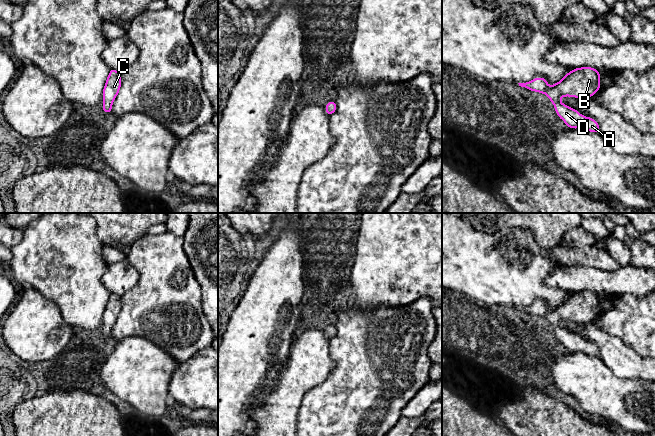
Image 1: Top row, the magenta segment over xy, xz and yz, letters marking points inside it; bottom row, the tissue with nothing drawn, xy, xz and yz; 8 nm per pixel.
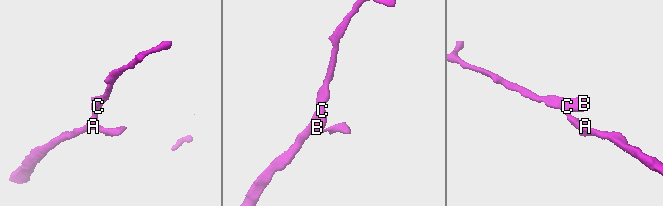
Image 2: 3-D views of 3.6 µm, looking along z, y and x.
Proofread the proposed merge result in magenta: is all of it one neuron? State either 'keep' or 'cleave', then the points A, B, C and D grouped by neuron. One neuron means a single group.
keep; groups A B C D

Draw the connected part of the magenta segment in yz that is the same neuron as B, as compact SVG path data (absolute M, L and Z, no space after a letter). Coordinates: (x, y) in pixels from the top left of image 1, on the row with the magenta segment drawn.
M591 67L573 69L571 72L566 74L560 82L552 86L547 85L547 80L545 78L535 78L531 82L518 84L519 86L525 87L529 90L546 94L554 104L558 117L560 117L569 128L581 128L591 132L600 132L599 125L594 119L582 116L579 114L579 111L560 103L560 98L562 96L571 96L577 98L593 96L600 89L600 73L596 69Z

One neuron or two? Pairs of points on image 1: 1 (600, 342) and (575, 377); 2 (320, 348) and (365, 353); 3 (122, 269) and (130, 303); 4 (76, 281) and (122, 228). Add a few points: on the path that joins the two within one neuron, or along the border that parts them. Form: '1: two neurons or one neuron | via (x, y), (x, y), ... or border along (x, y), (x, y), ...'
1: two neurons | border along (599, 356), (614, 374)
2: two neurons | border along (328, 340), (328, 351), (333, 362), (332, 372)
3: two neurons | border along (133, 267), (138, 272), (139, 279), (120, 296)
4: two neurons | border along (95, 223), (97, 238), (103, 246)

